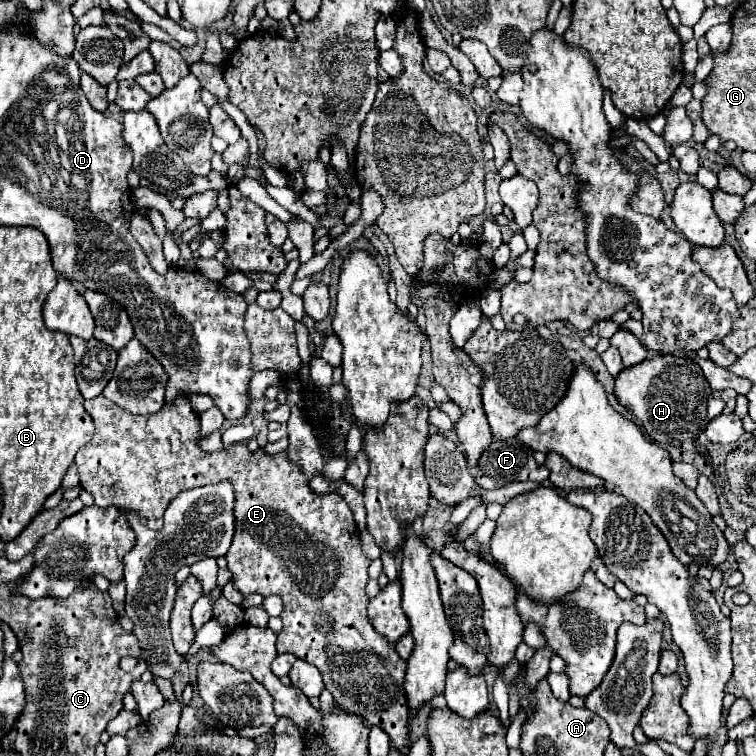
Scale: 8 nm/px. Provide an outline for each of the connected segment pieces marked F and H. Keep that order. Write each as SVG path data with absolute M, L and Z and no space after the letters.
M510 438L494 440L486 448L478 460L478 472L474 480L478 486L494 490L518 480L544 482L548 474L548 468L534 460L534 452L526 444Z
M654 356L644 362L624 368L618 374L614 394L624 404L636 420L642 424L644 432L654 442L664 442L670 446L680 446L684 442L696 440L698 434L706 430L706 424L722 414L724 404L712 396L712 388L702 376L698 364L686 356Z

